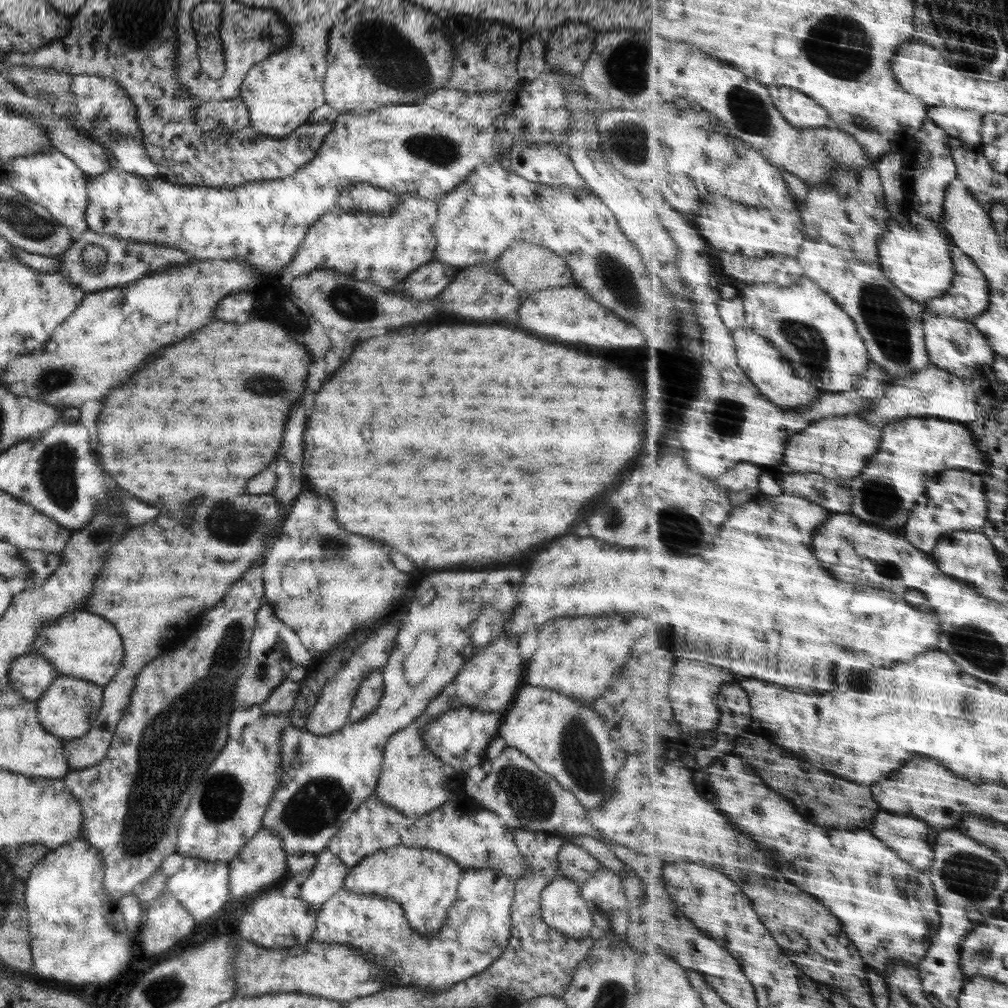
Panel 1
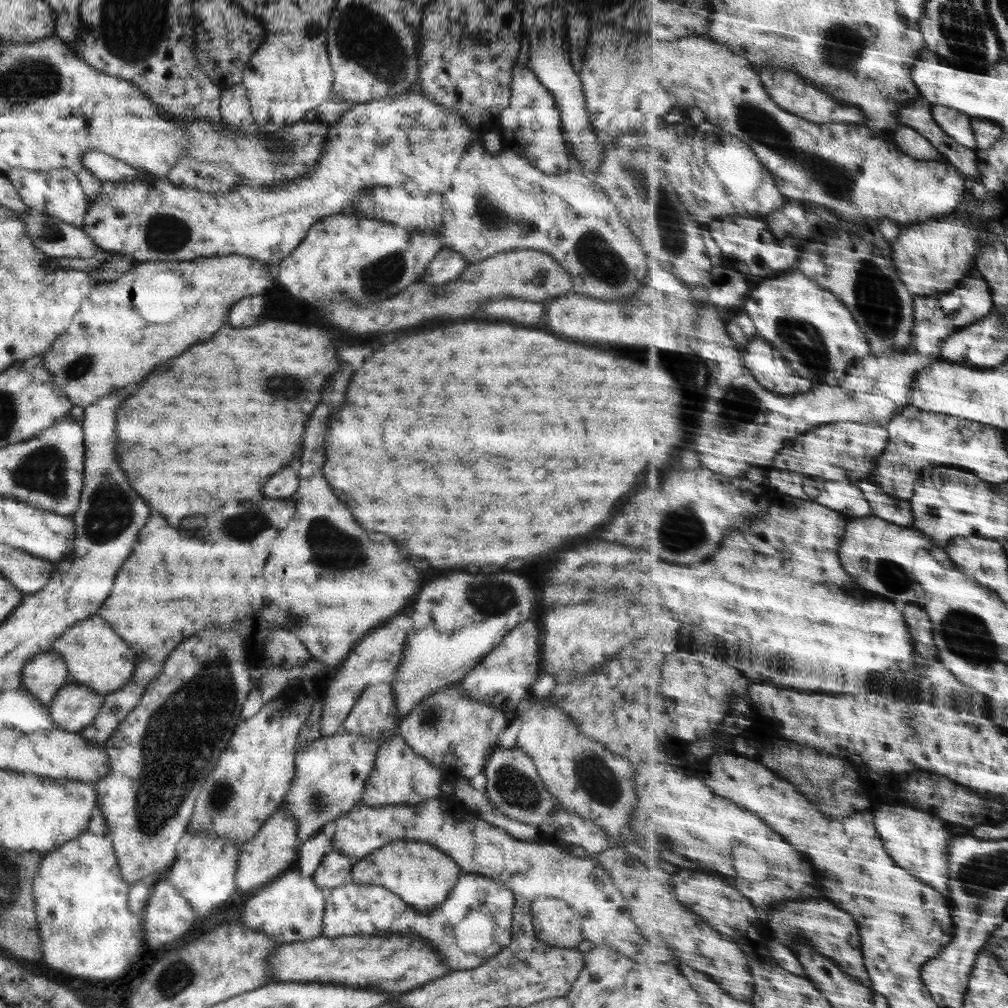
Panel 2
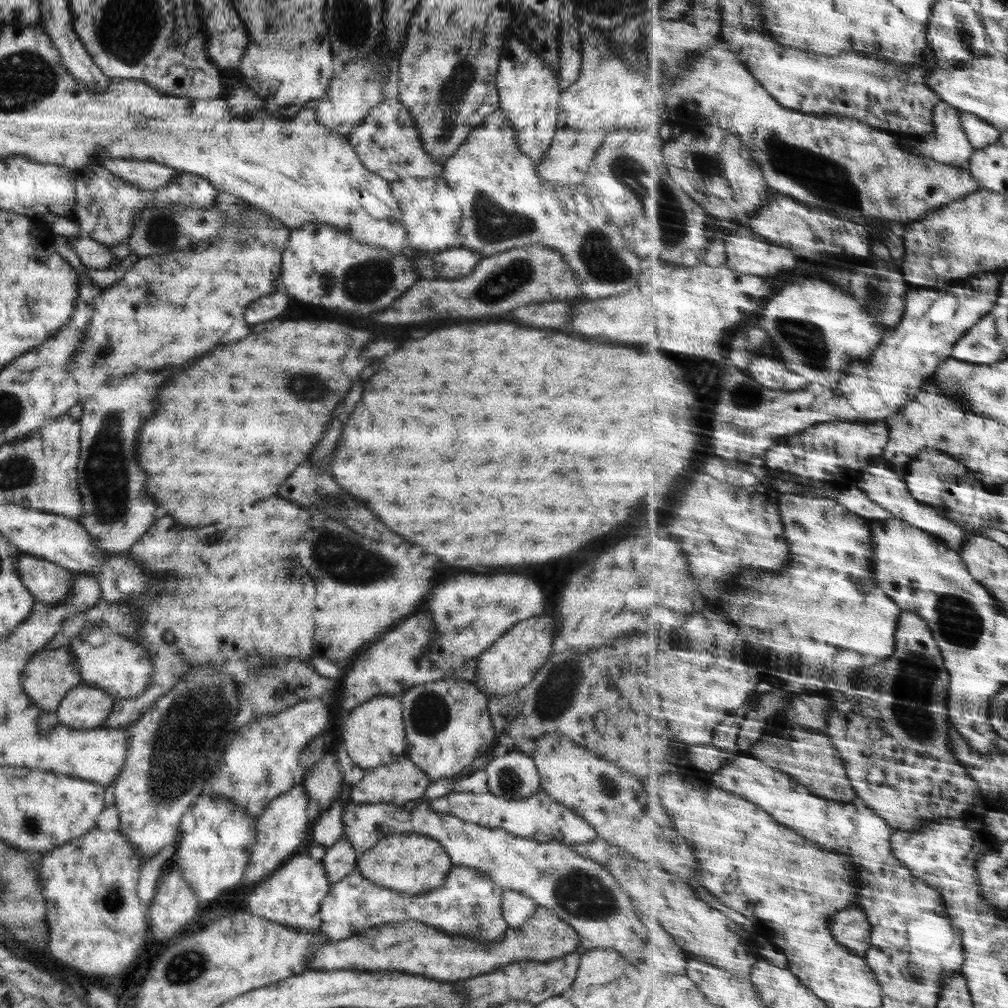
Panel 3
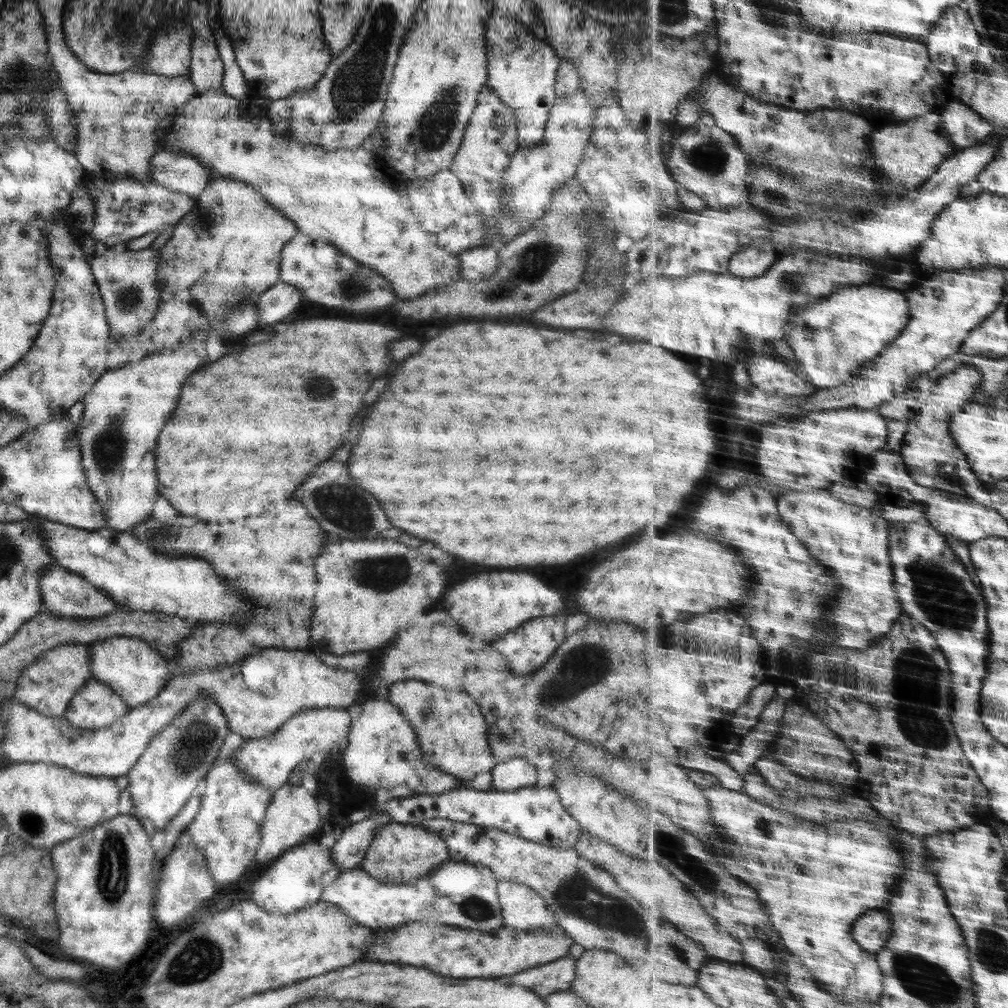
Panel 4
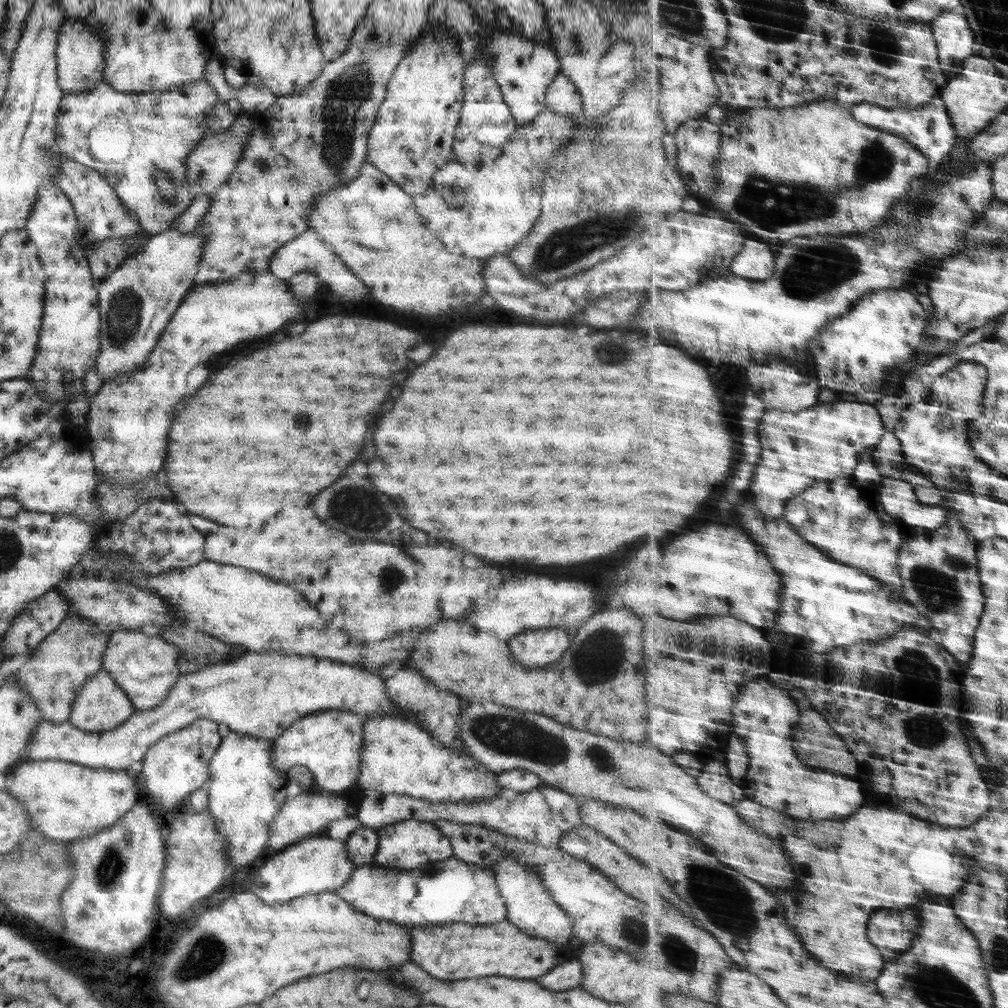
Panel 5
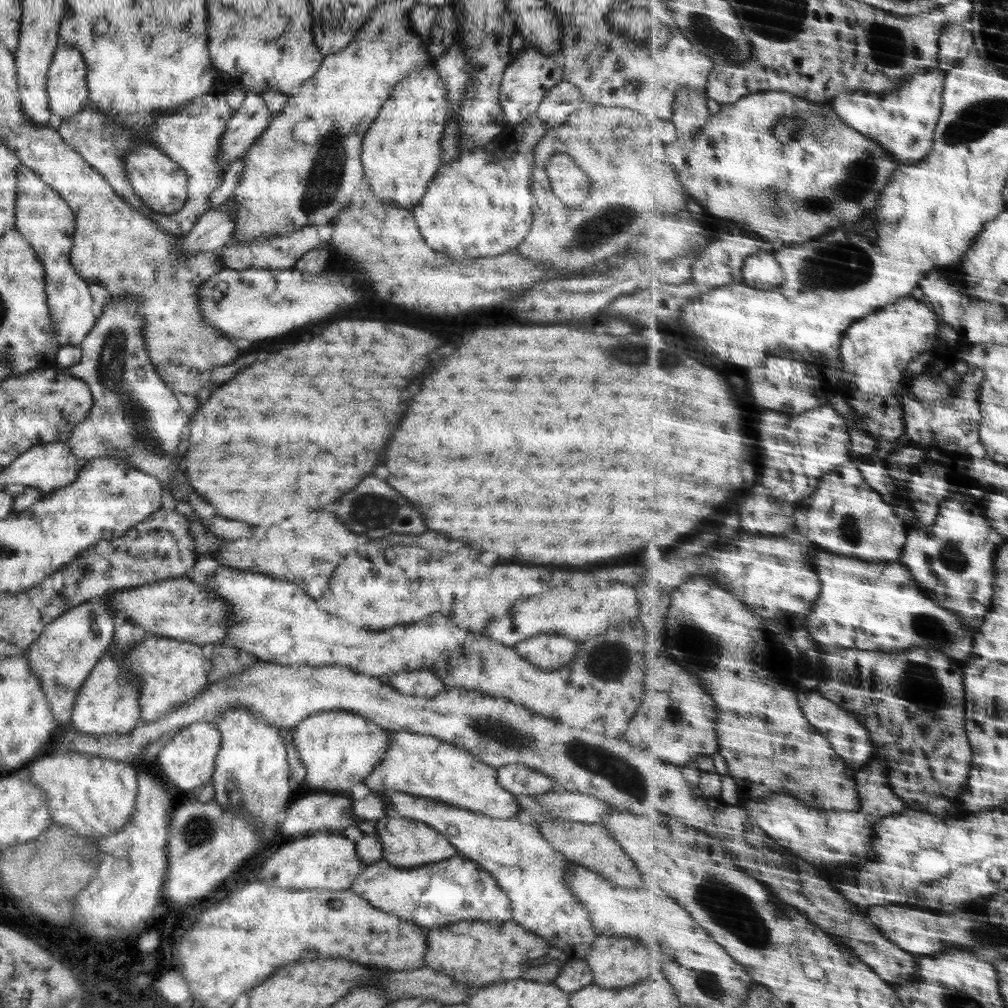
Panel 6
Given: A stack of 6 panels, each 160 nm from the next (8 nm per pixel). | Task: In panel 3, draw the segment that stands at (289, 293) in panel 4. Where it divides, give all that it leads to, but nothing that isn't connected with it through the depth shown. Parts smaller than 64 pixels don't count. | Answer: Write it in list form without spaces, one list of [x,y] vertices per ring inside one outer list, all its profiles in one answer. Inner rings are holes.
[[[281,289],[260,296],[253,302],[247,304],[247,309],[245,309],[245,322],[257,324],[257,322],[273,320],[275,316],[279,316],[281,312],[285,312],[287,302],[292,302],[292,299]]]

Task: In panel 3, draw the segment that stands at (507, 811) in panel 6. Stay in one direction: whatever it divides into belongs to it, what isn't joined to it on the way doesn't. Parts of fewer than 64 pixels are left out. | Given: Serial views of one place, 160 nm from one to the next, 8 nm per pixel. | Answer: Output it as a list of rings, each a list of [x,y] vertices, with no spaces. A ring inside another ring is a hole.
[[[376,694],[365,702],[353,707],[340,720],[338,727],[342,745],[345,746],[350,764],[356,764],[362,771],[393,763],[405,754],[402,708],[399,699],[393,695]]]

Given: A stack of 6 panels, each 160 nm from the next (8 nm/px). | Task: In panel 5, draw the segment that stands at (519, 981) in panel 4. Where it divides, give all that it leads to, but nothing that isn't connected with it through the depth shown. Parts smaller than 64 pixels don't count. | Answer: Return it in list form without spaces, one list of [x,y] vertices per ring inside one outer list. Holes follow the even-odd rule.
[[[569,955],[562,963],[549,968],[545,974],[538,976],[533,981],[555,993],[579,986],[581,979],[581,965],[574,955]]]

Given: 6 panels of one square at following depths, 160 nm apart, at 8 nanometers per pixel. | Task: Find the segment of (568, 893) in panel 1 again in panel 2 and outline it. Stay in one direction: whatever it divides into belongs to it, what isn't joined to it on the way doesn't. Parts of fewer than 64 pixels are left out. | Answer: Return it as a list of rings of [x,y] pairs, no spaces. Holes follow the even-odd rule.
[[[559,898],[533,899],[530,915],[534,937],[544,944],[573,949],[583,939],[576,912]]]

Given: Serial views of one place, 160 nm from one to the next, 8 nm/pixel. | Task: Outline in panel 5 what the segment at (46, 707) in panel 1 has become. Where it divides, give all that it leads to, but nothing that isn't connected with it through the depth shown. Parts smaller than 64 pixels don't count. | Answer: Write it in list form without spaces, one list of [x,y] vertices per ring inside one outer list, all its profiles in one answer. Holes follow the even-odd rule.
[[[99,669],[77,691],[67,721],[70,726],[84,732],[106,732],[121,725],[133,714],[133,711],[132,704],[117,686],[113,677],[109,676],[108,672]]]

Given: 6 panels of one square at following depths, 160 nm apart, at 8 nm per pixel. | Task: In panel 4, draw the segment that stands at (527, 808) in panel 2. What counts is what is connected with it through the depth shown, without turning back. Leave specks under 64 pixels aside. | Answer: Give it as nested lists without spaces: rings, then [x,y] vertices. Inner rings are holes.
[[[512,757],[497,763],[490,770],[492,774],[491,788],[493,791],[509,792],[525,787],[535,786],[535,767],[523,758]]]

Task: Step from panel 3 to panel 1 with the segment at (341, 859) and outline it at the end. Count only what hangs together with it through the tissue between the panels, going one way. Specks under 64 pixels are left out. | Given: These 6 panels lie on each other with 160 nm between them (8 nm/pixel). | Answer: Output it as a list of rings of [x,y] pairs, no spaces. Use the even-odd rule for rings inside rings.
[[[326,848],[316,855],[314,866],[307,878],[302,880],[298,894],[315,912],[342,888],[347,871],[341,860]]]

